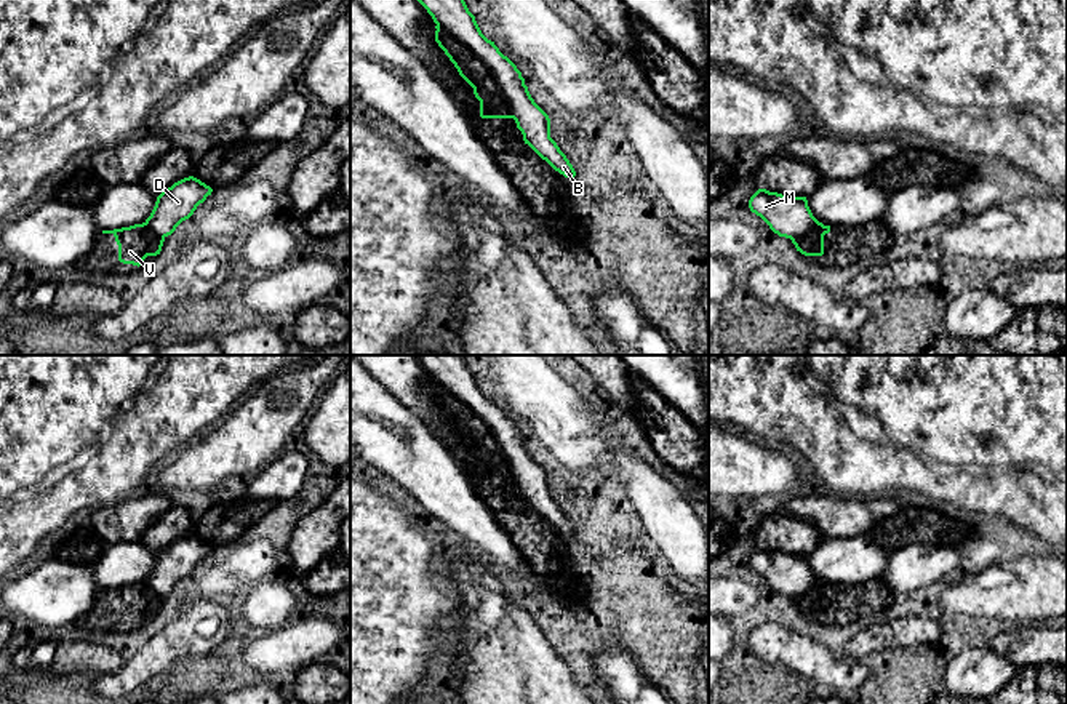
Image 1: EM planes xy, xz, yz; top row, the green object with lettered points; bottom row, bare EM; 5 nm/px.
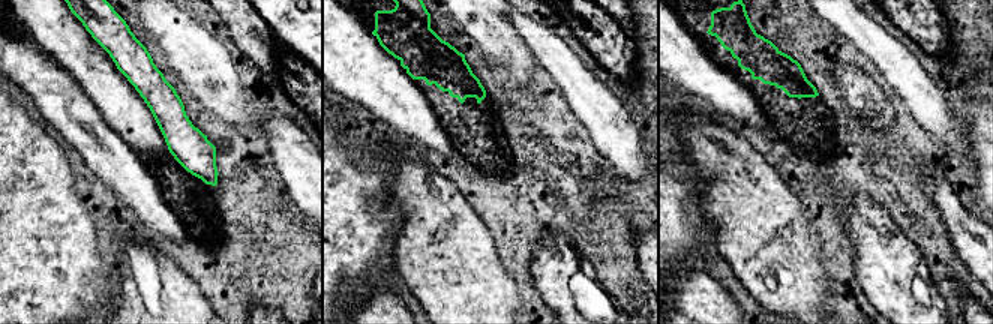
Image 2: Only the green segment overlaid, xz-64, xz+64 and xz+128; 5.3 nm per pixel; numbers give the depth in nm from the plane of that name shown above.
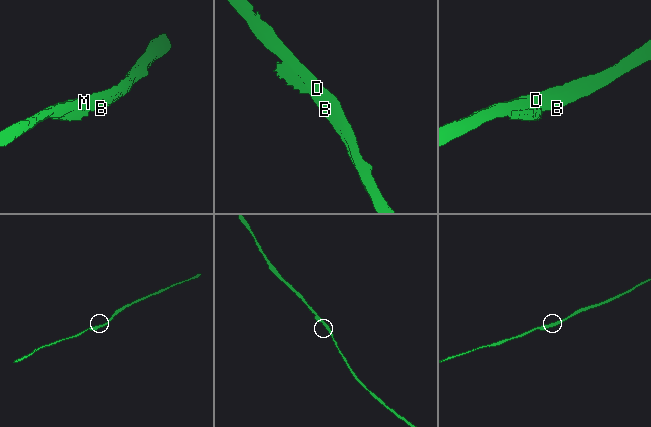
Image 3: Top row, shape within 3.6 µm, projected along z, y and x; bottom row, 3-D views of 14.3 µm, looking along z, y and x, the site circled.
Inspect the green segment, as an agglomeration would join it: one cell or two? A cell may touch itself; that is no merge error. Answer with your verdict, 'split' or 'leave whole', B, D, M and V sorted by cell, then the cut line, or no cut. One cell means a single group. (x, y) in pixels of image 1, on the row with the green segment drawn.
split; B D M / V; cut in xz along (437, 24), (453, 34), (491, 72), (512, 117)

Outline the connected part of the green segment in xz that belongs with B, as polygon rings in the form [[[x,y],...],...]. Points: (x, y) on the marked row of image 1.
[[[418,0],[434,22],[464,43],[491,72],[509,101],[512,118],[528,144],[542,160],[565,178],[576,171],[550,138],[550,118],[534,102],[517,66],[488,40],[464,0]]]

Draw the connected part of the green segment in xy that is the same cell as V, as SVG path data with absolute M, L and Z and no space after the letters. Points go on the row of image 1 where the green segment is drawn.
M142 224L130 227L102 230L102 234L112 234L118 245L118 261L123 264L142 266L147 256L157 256L162 251L165 237L160 237Z

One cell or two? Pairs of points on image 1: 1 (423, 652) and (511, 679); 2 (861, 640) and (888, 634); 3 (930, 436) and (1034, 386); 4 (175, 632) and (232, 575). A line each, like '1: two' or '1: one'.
1: two
2: one
3: one
4: two

